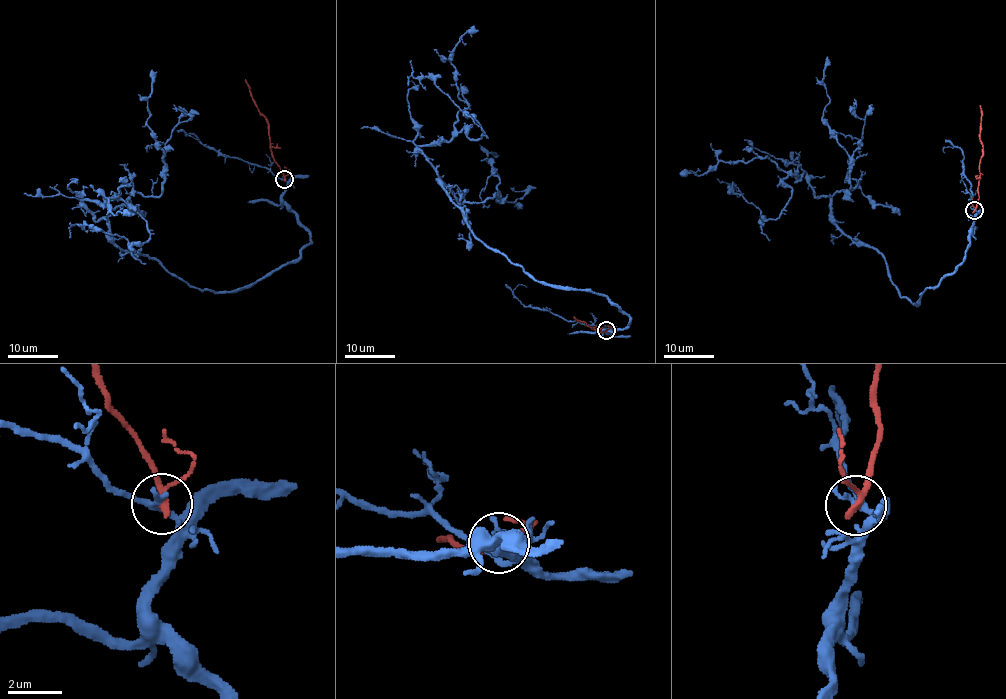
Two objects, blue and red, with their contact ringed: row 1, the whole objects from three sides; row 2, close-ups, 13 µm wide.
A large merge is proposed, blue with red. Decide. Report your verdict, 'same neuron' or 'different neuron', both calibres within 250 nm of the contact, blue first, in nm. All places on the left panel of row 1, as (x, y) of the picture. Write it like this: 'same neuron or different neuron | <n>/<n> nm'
different neuron | 200/240 nm

